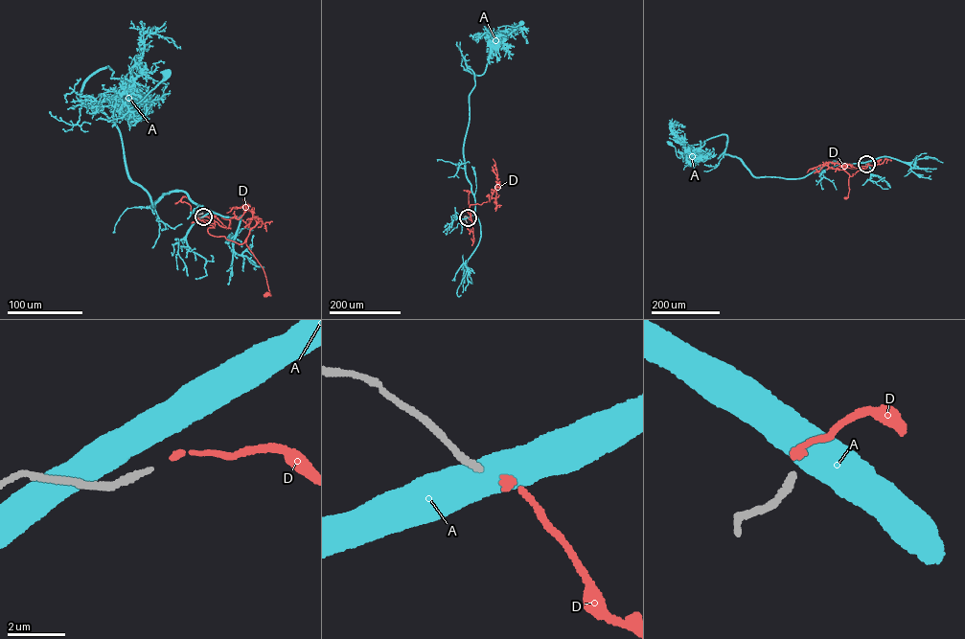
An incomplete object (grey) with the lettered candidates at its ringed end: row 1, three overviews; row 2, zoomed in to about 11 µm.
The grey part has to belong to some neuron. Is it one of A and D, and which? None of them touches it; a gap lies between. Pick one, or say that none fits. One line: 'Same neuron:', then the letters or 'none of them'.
Same neuron: D

